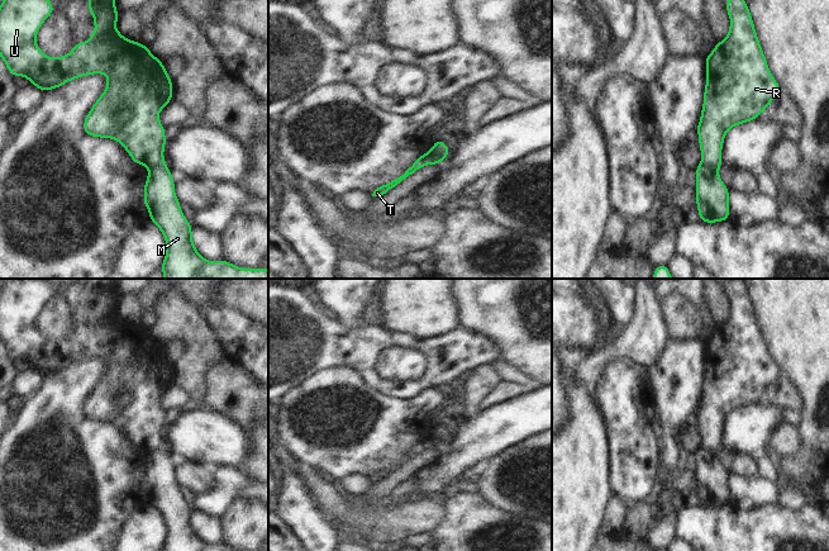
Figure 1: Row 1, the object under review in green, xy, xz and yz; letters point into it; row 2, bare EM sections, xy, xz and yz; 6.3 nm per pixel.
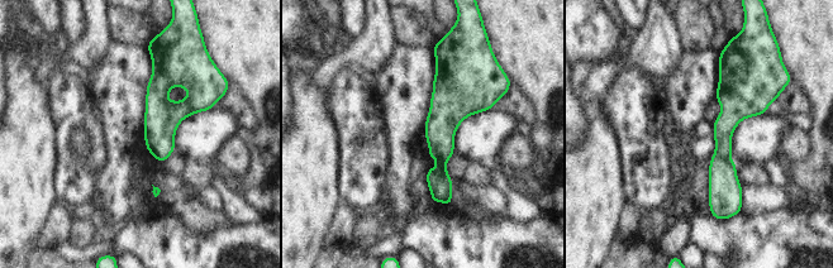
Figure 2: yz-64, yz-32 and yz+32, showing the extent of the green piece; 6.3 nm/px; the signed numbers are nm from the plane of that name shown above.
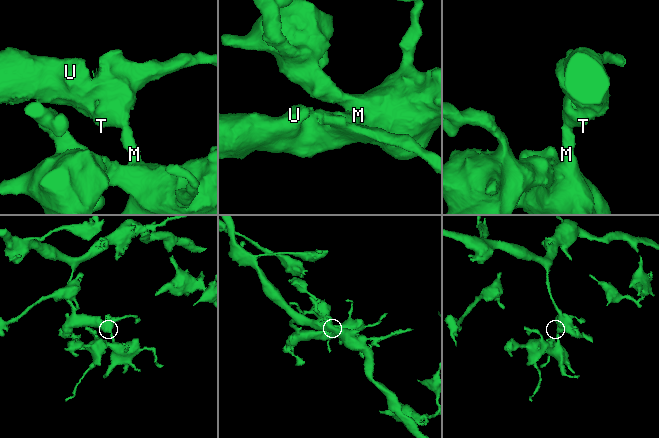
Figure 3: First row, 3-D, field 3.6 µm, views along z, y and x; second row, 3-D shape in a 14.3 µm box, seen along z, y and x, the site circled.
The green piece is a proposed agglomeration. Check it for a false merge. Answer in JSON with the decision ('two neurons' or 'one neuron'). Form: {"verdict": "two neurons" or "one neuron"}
{"verdict": "two neurons"}

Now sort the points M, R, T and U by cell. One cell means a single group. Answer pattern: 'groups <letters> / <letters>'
groups M / R T U

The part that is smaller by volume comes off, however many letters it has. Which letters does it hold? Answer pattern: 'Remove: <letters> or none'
Remove: M

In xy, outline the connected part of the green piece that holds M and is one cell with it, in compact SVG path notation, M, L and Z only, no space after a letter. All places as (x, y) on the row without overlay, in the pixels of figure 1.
M166 448L148 452L143 486L152 504L165 519L167 535L161 551L238 551L224 543L208 545L197 537L187 505L175 478L175 465Z

